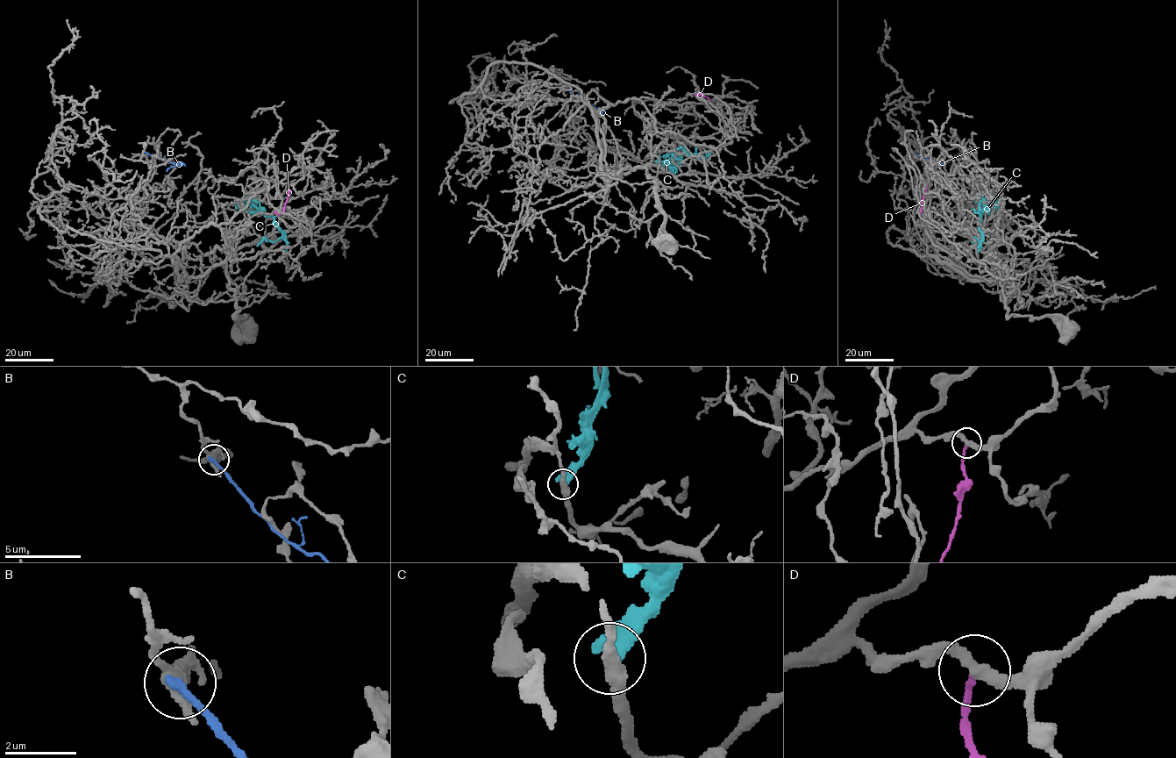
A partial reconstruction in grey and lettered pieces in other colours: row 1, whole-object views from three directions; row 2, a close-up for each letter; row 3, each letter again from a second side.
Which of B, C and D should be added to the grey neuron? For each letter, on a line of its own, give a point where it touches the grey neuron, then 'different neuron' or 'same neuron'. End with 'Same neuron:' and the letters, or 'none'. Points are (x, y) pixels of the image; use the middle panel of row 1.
B: contact (564, 84); different neuron
C: contact (705, 151); different neuron
D: contact (709, 102); different neuron
Same neuron: none

